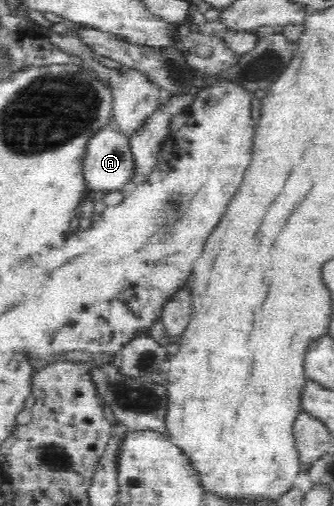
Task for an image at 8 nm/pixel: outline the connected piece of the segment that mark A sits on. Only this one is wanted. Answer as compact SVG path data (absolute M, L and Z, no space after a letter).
M109 126L98 132L87 148L87 156L83 165L84 178L89 189L93 191L101 191L101 193L113 193L113 191L121 191L125 185L133 180L136 174L136 164L130 150L129 136L123 132Z

